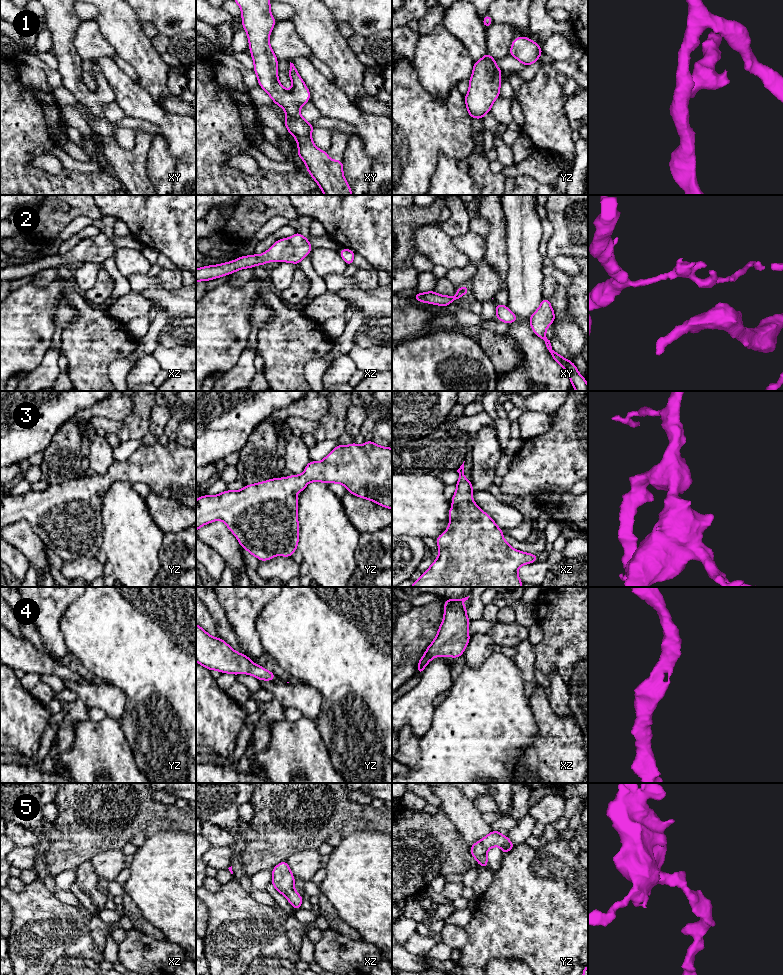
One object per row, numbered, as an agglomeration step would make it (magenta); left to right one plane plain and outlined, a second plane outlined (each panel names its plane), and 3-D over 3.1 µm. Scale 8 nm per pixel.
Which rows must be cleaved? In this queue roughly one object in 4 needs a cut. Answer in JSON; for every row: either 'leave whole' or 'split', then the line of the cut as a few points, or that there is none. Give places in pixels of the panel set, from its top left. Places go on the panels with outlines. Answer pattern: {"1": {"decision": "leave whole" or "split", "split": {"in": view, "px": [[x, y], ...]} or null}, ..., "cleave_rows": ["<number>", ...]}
{"1": {"decision": "leave whole", "split": null}, "2": {"decision": "leave whole", "split": null}, "3": {"decision": "leave whole", "split": null}, "4": {"decision": "leave whole", "split": null}, "5": {"decision": "leave whole", "split": null}, "cleave_rows": []}

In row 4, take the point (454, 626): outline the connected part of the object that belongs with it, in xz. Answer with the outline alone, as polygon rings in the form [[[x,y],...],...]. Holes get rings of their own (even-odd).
[[[469,596],[458,600],[444,599],[443,621],[439,626],[437,636],[417,662],[417,674],[421,675],[426,665],[436,656],[457,659],[463,655],[471,637],[468,633],[471,620],[466,615],[469,606],[462,607],[461,604],[468,598]]]

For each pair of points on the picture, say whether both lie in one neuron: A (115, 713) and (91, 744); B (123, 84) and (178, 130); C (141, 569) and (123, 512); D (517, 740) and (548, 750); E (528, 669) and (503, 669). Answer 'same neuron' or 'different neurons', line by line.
A: different neurons
B: same neuron
C: same neuron
D: different neurons
E: different neurons

